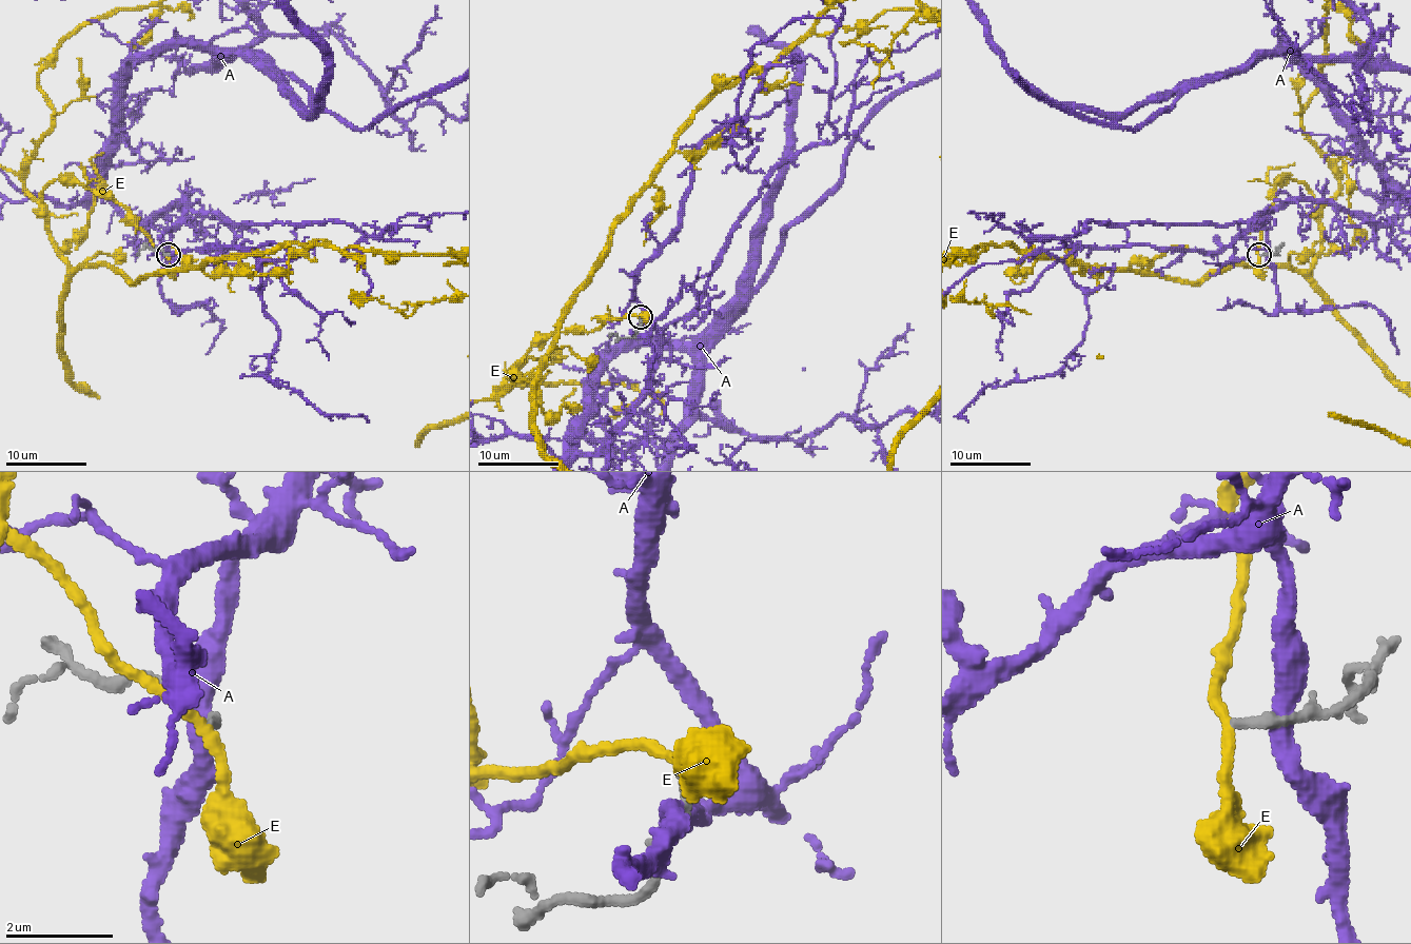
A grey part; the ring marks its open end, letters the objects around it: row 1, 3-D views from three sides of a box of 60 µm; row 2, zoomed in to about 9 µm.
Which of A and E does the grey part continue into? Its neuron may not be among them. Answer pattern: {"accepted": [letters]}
{"accepted": []}

